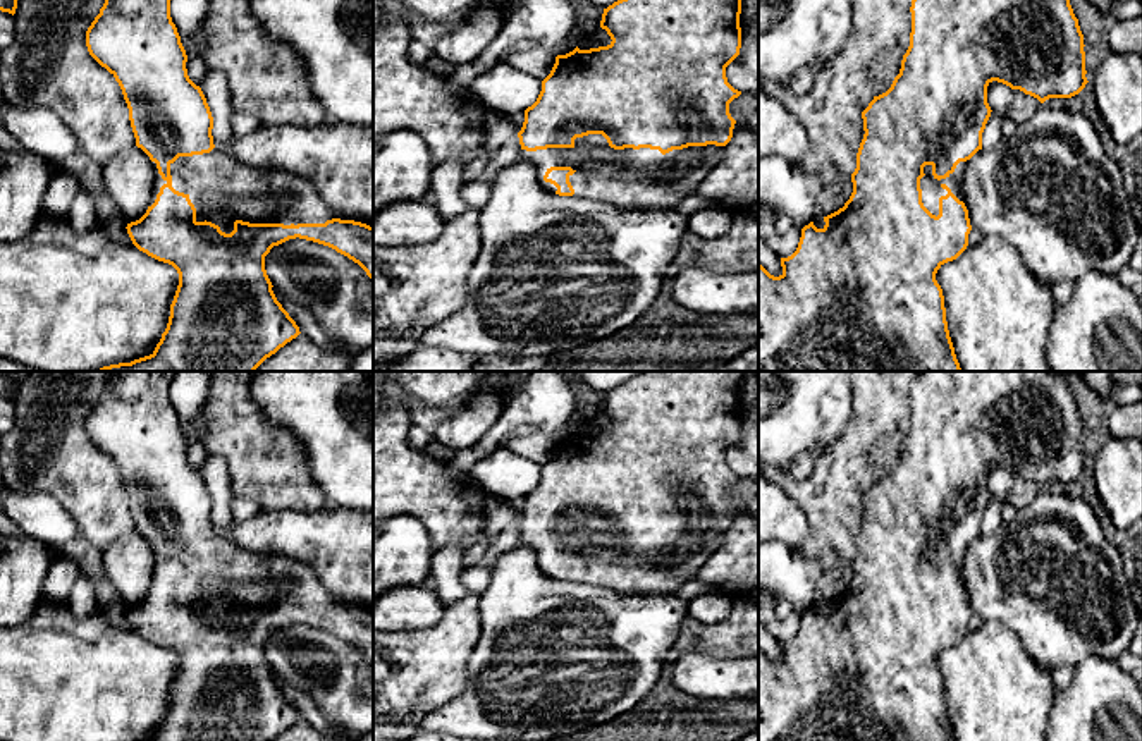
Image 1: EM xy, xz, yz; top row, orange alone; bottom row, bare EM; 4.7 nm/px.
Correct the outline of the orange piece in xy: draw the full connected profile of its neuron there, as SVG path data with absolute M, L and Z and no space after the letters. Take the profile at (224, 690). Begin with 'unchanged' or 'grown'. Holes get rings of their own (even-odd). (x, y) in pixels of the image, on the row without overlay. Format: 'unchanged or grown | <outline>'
grown | M114 371L86 416L88 437L119 468L136 531L153 547L157 562L146 598L126 609L127 619L139 636L172 650L179 658L167 713L150 741L272 741L301 717L272 676L265 655L270 634L296 622L313 626L347 641L373 665L373 612L332 597L311 566L251 554L215 533L210 492L201 473L187 461L187 440L170 402L170 385L177 373Z

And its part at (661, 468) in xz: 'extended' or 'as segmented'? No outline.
extended

